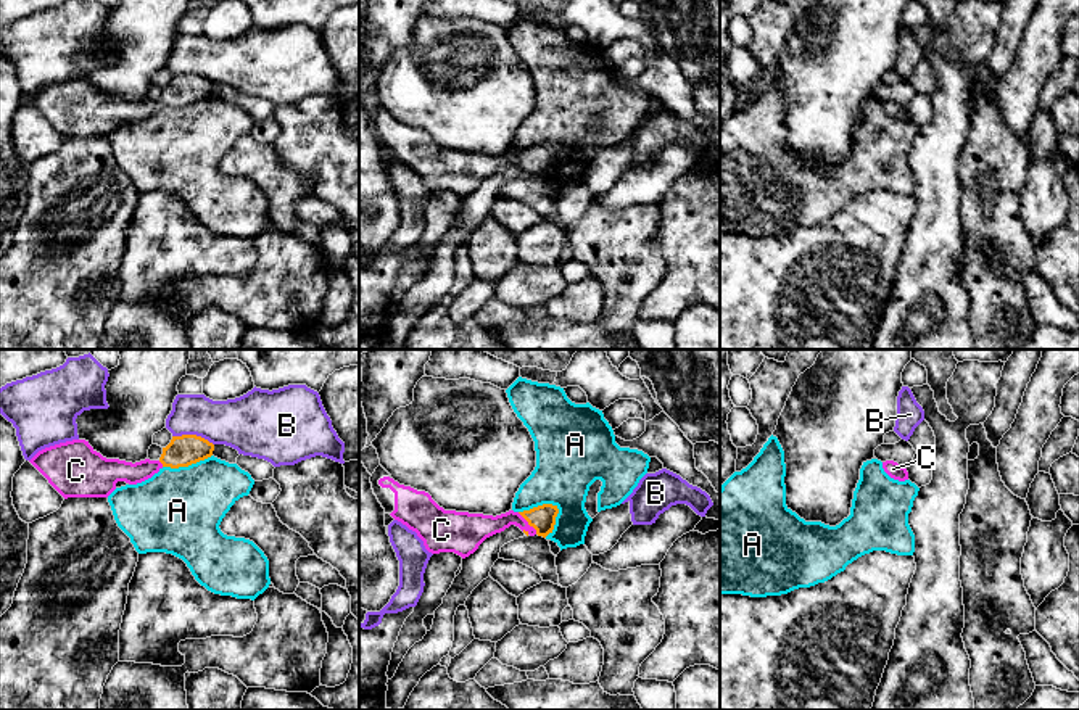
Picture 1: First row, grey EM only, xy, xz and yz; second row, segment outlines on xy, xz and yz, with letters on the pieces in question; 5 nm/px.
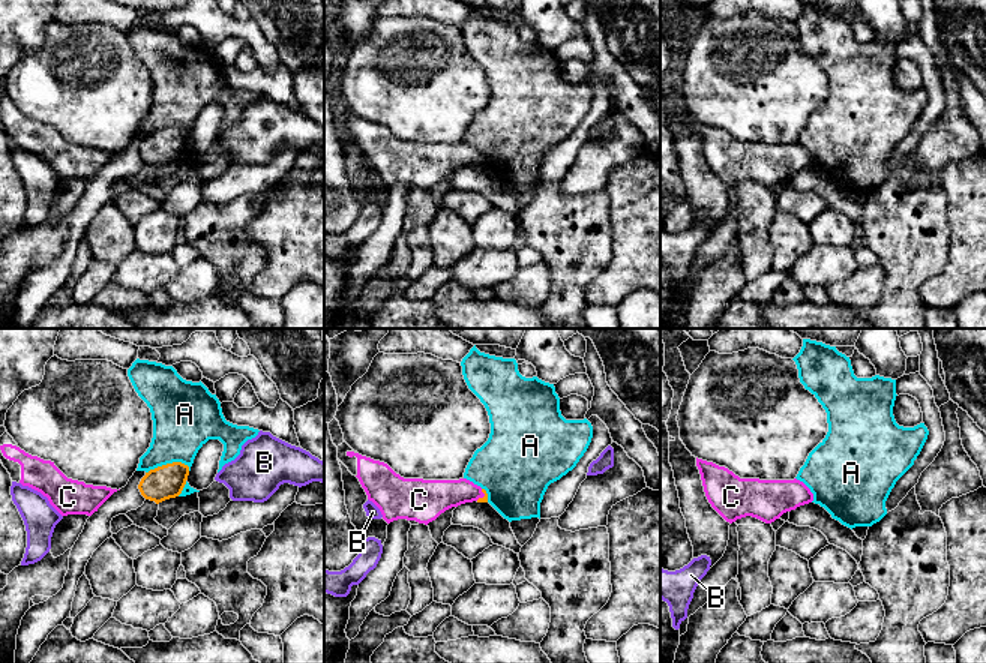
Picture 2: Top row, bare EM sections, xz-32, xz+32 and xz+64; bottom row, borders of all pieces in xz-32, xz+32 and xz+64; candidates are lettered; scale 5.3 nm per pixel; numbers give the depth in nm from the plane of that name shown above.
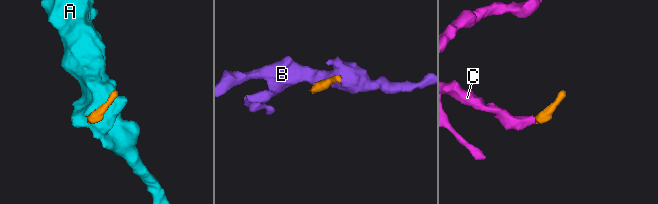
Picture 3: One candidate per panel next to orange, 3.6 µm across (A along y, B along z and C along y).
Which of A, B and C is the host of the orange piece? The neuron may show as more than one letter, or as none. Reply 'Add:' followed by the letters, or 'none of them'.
Add: C

